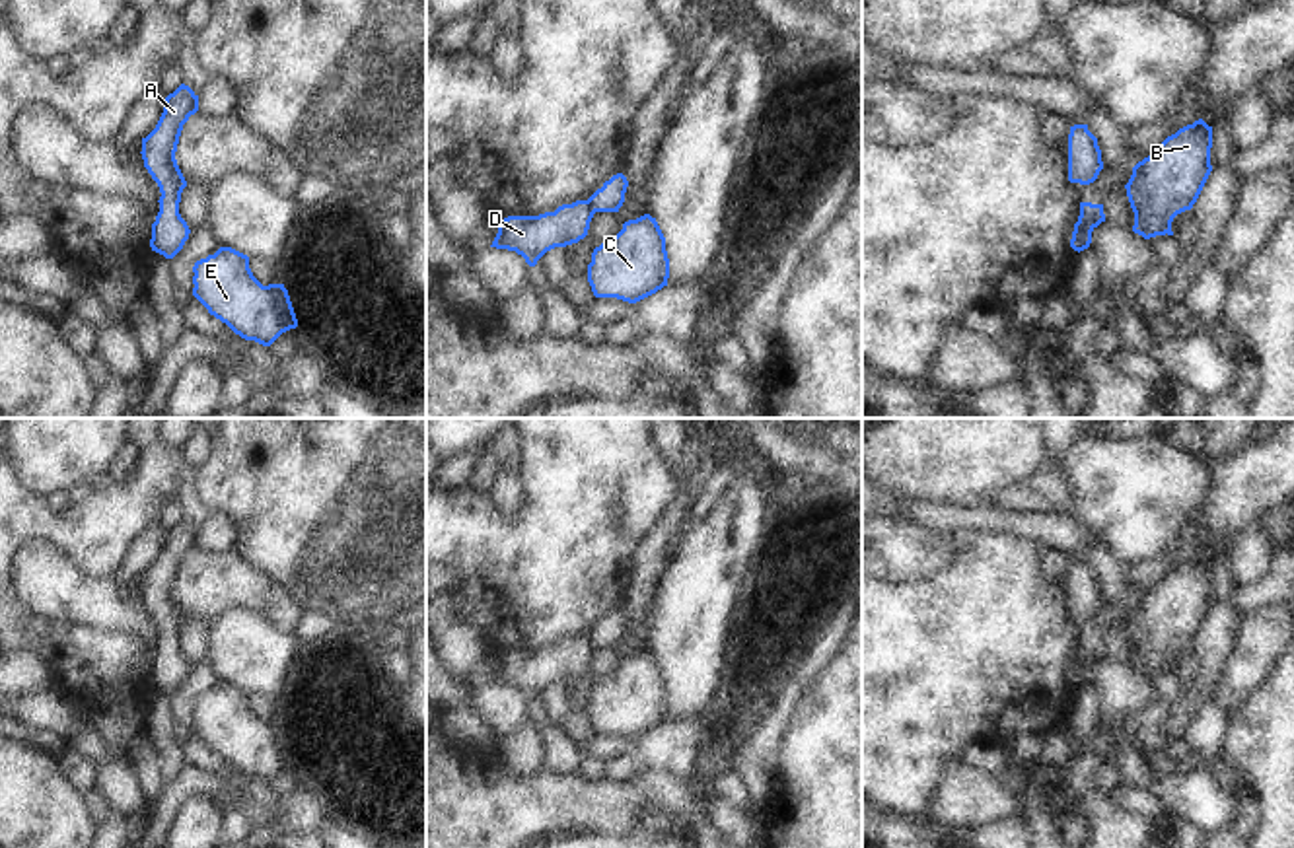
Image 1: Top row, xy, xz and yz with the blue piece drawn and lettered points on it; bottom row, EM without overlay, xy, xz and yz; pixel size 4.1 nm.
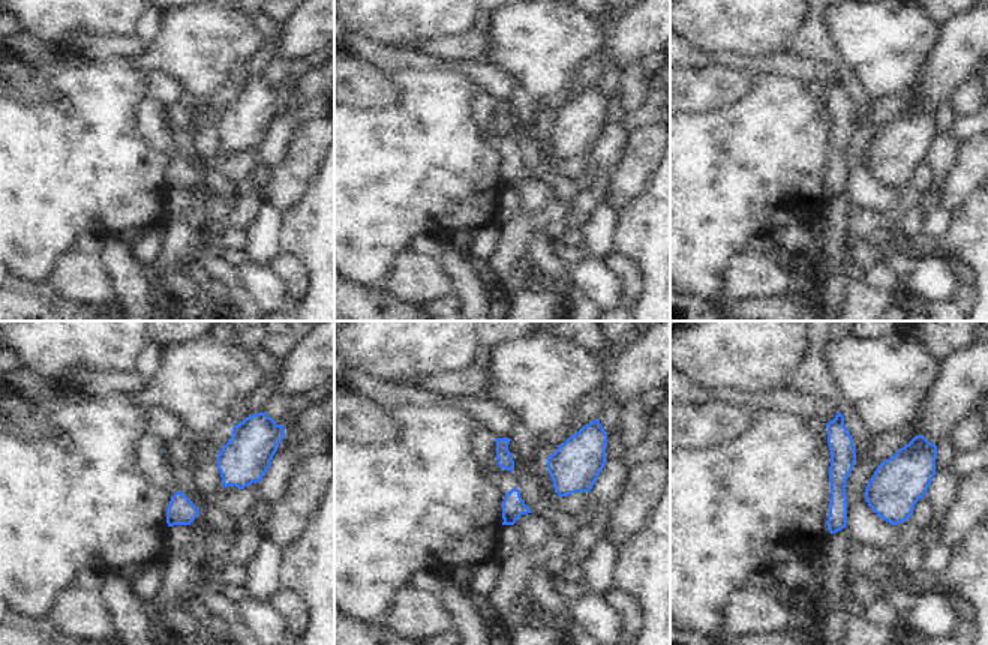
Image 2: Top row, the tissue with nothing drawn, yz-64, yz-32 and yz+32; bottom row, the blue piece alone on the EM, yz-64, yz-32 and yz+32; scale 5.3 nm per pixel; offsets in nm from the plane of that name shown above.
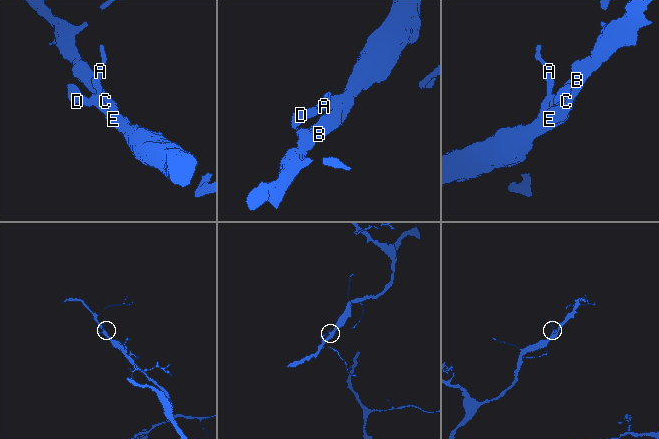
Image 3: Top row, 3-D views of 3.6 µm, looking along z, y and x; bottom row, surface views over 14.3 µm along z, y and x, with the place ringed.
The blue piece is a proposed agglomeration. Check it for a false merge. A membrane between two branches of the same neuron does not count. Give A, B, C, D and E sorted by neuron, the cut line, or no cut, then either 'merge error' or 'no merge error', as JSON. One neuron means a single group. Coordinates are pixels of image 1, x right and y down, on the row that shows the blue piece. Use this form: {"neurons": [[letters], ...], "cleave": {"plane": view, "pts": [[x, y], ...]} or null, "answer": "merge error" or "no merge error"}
{"neurons": [["A", "B", "C", "E"], ["D"]], "cleave": {"plane": "yz", "pts": [[1078, 216], [1078, 224], [1090, 234]]}, "answer": "merge error"}

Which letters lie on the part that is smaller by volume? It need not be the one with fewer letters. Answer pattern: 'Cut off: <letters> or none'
Cut off: D

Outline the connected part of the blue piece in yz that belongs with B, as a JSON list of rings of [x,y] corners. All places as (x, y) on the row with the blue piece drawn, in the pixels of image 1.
[[[1199,119],[1132,167],[1125,189],[1134,212],[1134,233],[1144,239],[1173,235],[1173,218],[1193,208],[1212,171],[1210,148],[1212,126]]]

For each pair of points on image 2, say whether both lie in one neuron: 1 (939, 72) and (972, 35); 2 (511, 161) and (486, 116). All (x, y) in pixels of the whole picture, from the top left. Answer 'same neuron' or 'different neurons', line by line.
1: same neuron
2: same neuron

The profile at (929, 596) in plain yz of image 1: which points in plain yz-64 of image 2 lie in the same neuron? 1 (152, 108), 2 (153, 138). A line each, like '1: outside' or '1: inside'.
1: outside
2: outside

